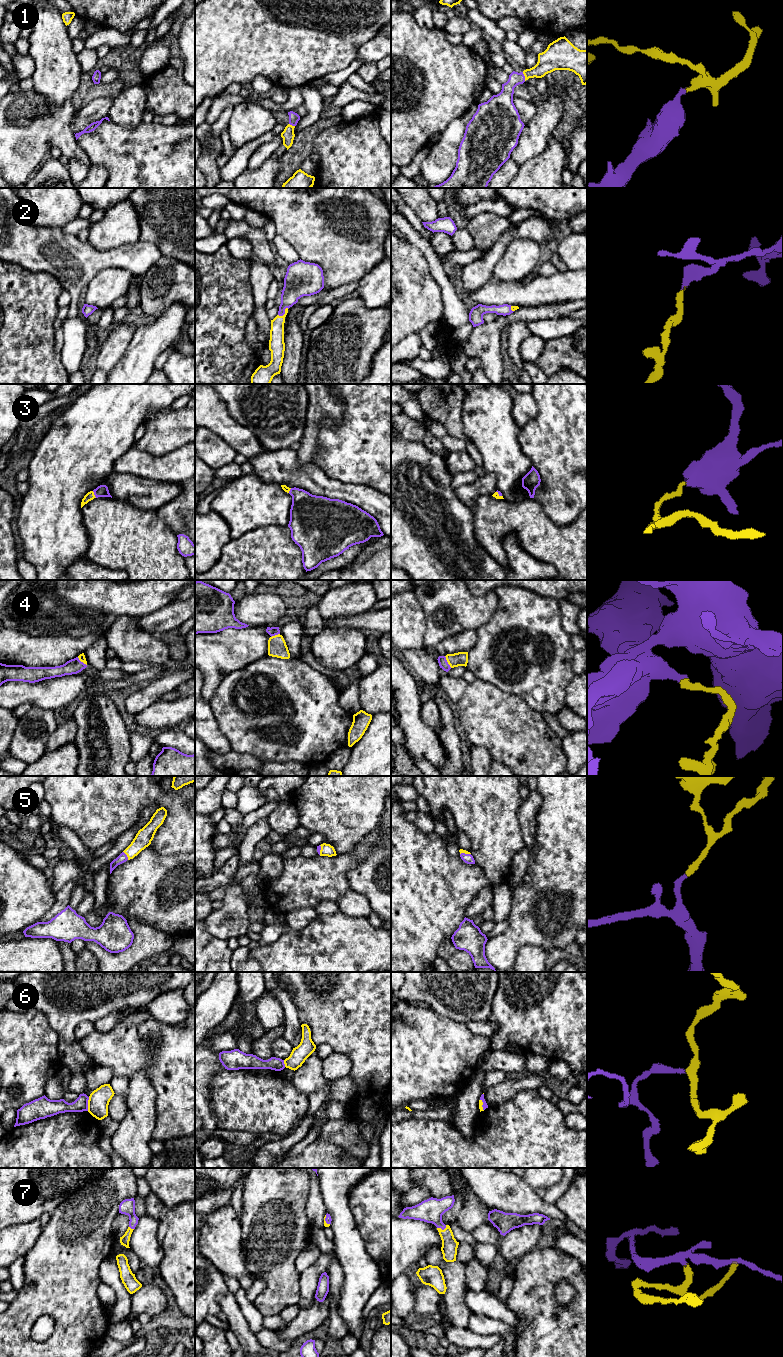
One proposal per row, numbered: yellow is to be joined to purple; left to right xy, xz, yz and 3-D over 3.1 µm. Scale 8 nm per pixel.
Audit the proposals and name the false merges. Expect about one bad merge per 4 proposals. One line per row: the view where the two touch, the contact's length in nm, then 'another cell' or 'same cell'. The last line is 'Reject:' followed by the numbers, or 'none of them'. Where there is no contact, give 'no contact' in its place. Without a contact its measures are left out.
1: contact in yz; length 80 nm; same cell
2: contact in xz; length 110 nm; same cell
3: contact in xy; length 70 nm; same cell
4: contact in yz; length 110 nm; same cell
5: contact in xy; length 80 nm; same cell
6: contact in xy; length 110 nm; another cell
7: contact in yz; length 80 nm; same cell
Reject: 6

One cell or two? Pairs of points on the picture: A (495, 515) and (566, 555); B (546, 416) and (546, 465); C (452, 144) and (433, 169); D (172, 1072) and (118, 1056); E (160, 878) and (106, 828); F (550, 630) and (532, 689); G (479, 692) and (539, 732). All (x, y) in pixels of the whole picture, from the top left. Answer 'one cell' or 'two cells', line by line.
A: one cell
B: one cell
C: one cell
D: one cell
E: two cells
F: one cell
G: one cell

